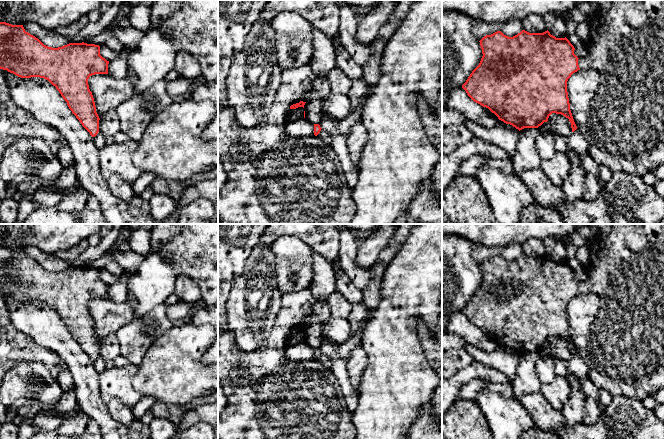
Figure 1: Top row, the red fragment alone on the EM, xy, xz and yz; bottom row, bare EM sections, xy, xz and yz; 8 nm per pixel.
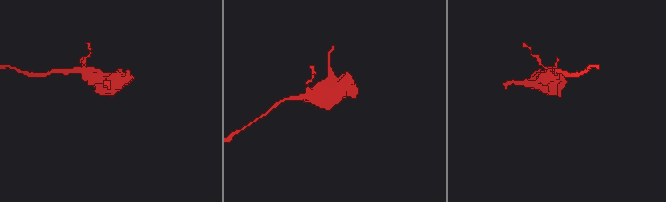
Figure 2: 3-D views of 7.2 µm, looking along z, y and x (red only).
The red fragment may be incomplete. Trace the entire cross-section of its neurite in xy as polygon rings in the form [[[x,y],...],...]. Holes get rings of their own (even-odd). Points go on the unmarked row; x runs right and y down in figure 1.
[[[0,246],[0,293],[21,302],[40,301],[48,304],[67,326],[69,333],[82,350],[95,361],[99,356],[99,340],[88,303],[95,298],[108,298],[108,288],[100,279],[100,270],[87,267],[69,267],[52,272],[26,256],[23,249]]]

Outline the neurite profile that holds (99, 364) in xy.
[[[98,356],[98,358],[95,361],[93,361],[93,365],[95,370],[99,374],[103,372],[104,370],[106,370],[106,361],[103,360],[100,356]]]

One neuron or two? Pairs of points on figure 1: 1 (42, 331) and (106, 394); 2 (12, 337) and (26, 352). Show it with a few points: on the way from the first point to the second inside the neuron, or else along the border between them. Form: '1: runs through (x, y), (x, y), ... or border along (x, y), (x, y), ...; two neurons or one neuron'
1: border along (98, 374), (99, 394), (106, 404); two neurons
2: runs through (15, 341), (22, 348); one neuron

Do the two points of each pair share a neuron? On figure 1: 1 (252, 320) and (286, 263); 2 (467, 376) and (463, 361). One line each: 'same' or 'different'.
1: different
2: different

